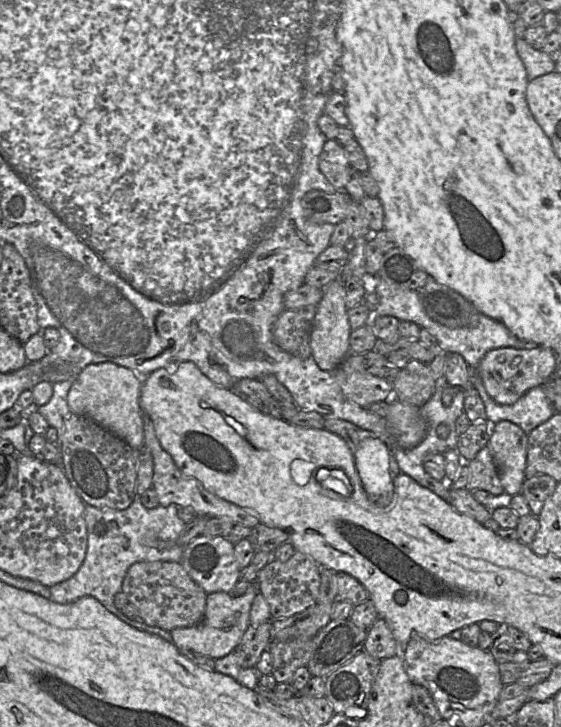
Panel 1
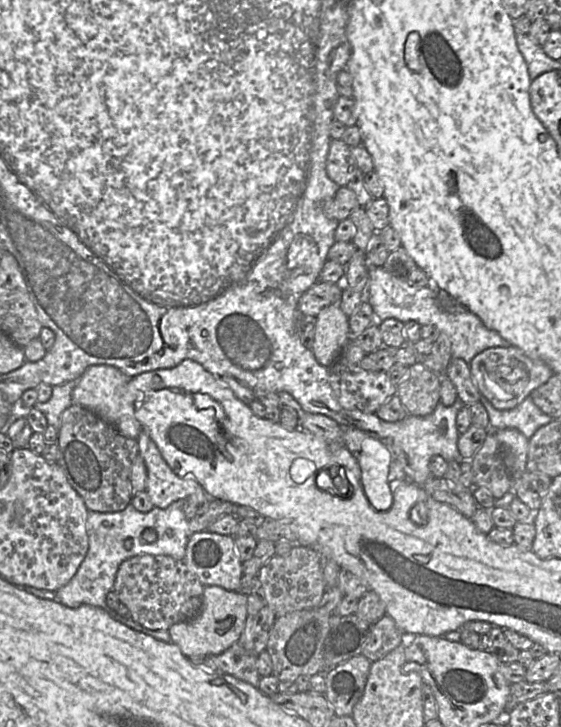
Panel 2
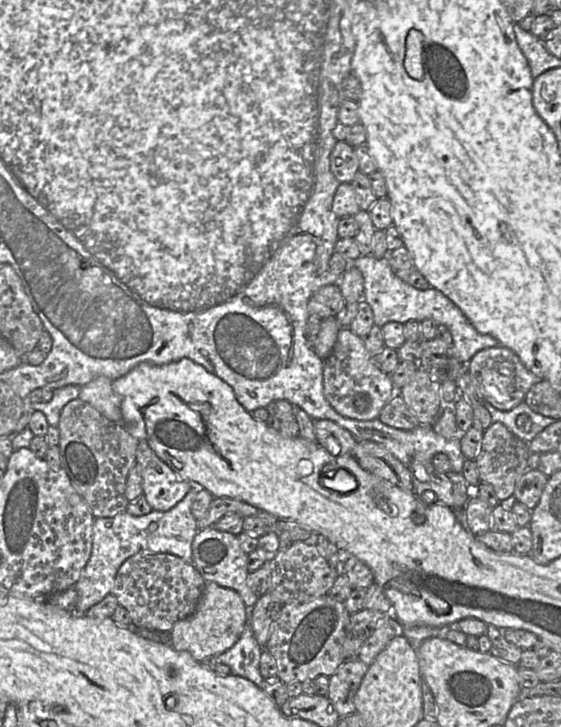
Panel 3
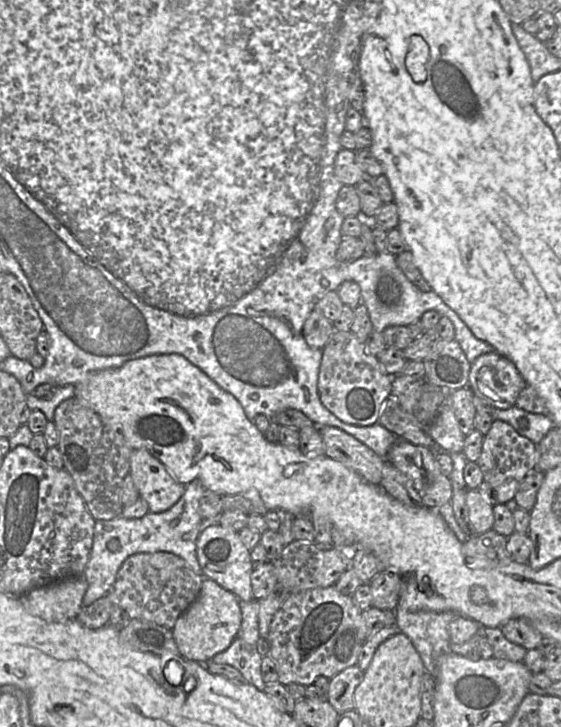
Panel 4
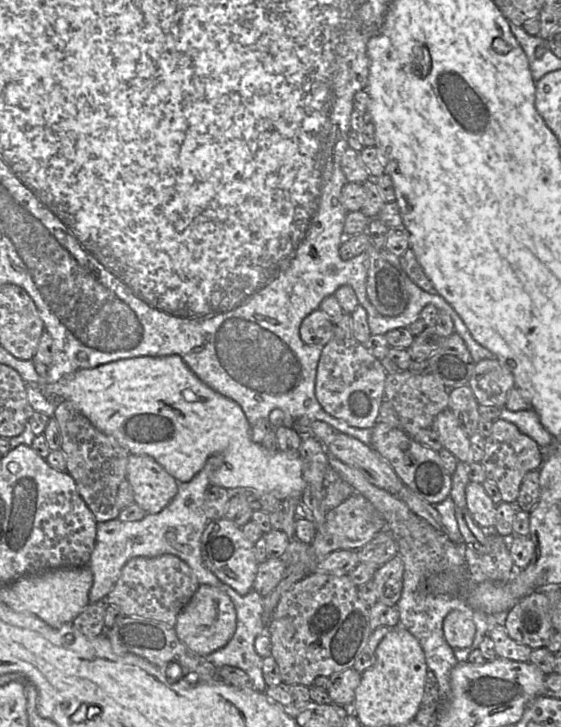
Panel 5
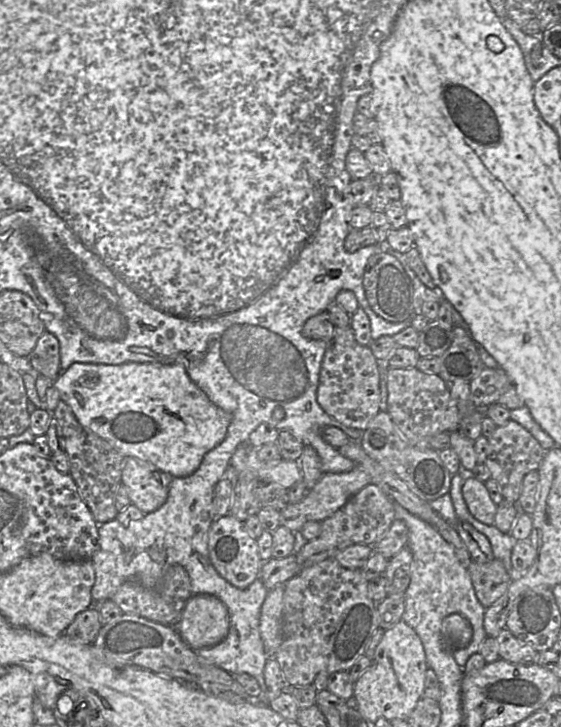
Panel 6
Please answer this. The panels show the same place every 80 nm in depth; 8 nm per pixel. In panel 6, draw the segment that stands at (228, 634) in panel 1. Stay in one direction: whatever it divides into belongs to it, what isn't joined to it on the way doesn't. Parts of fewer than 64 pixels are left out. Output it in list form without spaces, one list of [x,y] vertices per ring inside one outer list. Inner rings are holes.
[[[209,594],[193,595],[174,627],[191,649],[214,646],[229,632],[230,617],[225,604]]]

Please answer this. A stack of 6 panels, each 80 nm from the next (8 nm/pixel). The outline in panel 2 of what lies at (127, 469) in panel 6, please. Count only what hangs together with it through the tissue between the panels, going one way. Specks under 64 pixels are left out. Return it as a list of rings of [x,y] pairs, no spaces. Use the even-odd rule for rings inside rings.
[[[142,430],[136,440],[138,455],[143,458],[147,469],[145,492],[155,507],[166,509],[180,499],[196,500],[202,505],[210,499],[195,479],[181,478],[173,472],[147,432]]]

